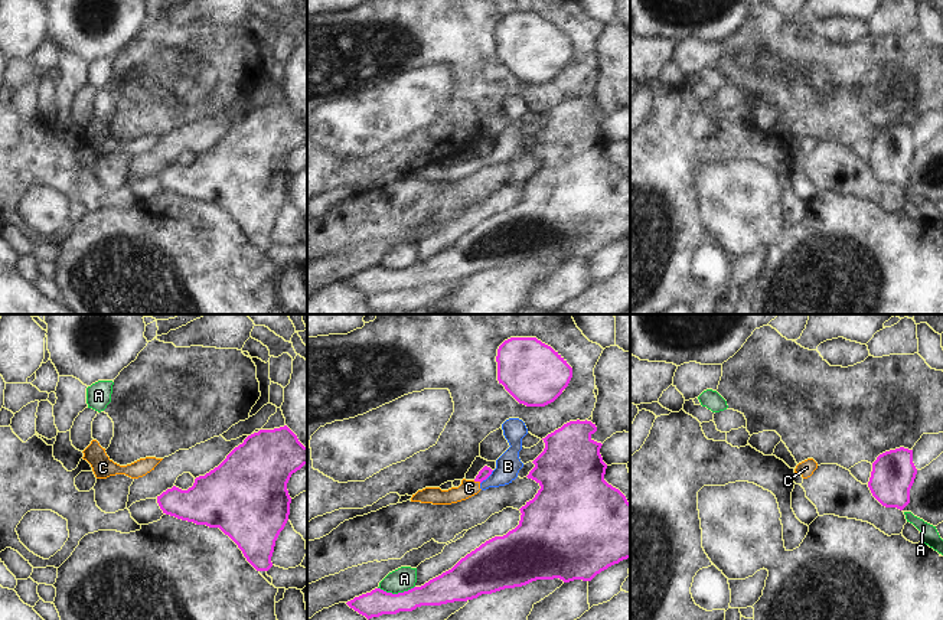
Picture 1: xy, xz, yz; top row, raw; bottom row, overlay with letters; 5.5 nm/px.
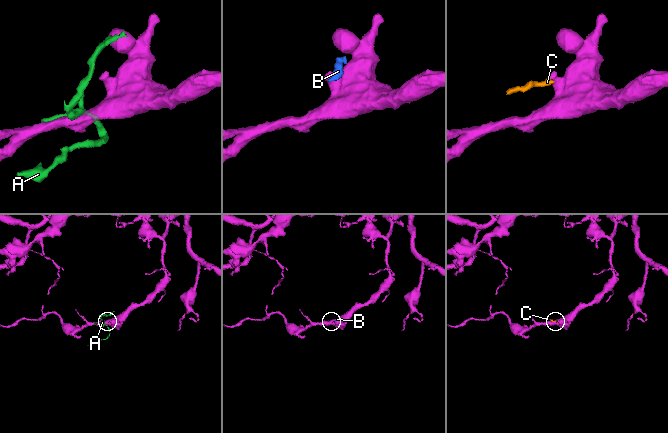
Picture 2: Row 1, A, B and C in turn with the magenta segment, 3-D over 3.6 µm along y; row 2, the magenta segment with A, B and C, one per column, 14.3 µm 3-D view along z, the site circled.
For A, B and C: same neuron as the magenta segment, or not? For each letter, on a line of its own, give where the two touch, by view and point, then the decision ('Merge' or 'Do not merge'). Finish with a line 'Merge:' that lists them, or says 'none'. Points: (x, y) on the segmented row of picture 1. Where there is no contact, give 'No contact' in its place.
A: Touches magenta at xz (395, 594). Do not merge
B: Touches magenta at xz (486, 477). Do not merge
C: Touches magenta at xz (477, 480). Do not merge
Merge: none.

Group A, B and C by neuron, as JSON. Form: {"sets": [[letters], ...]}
{"sets": [["A"], ["B", "C"]]}

